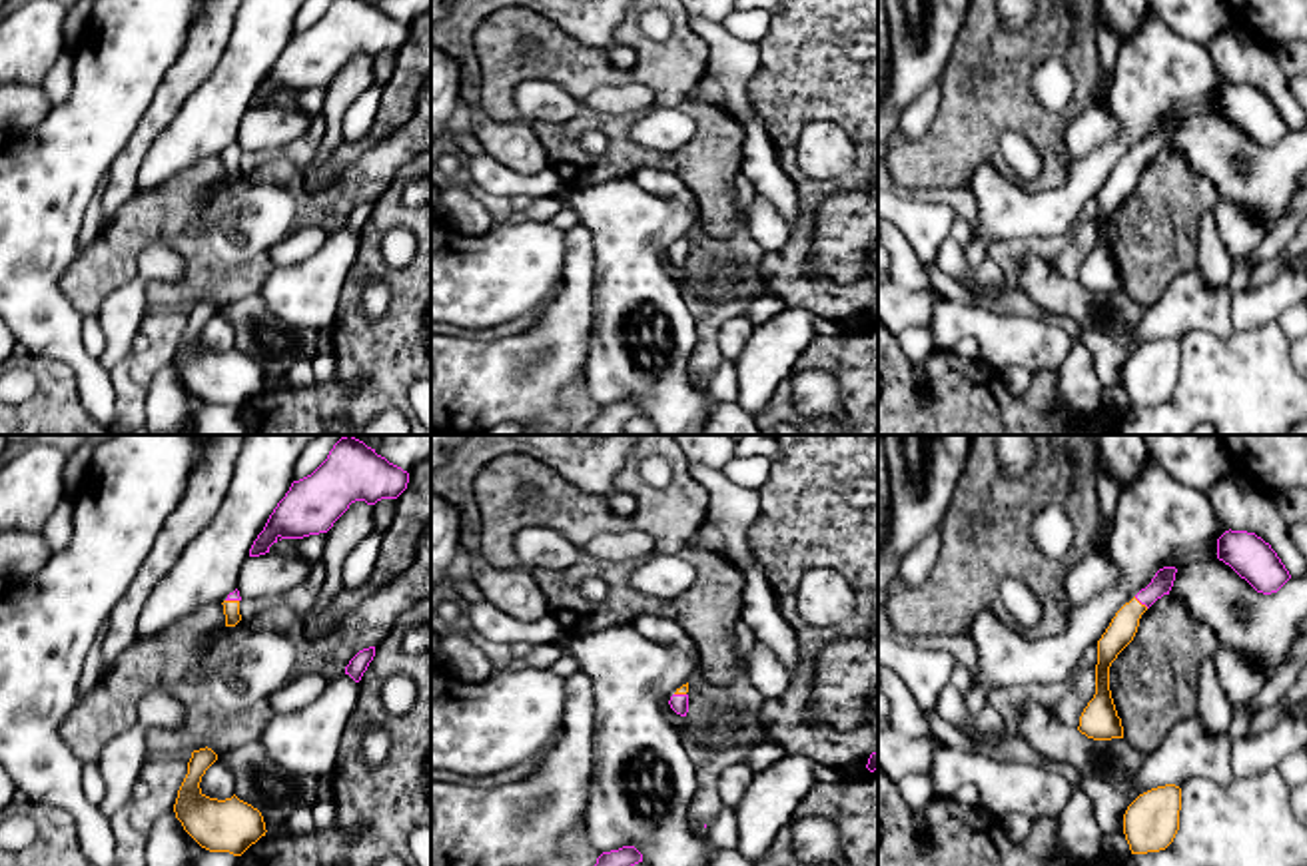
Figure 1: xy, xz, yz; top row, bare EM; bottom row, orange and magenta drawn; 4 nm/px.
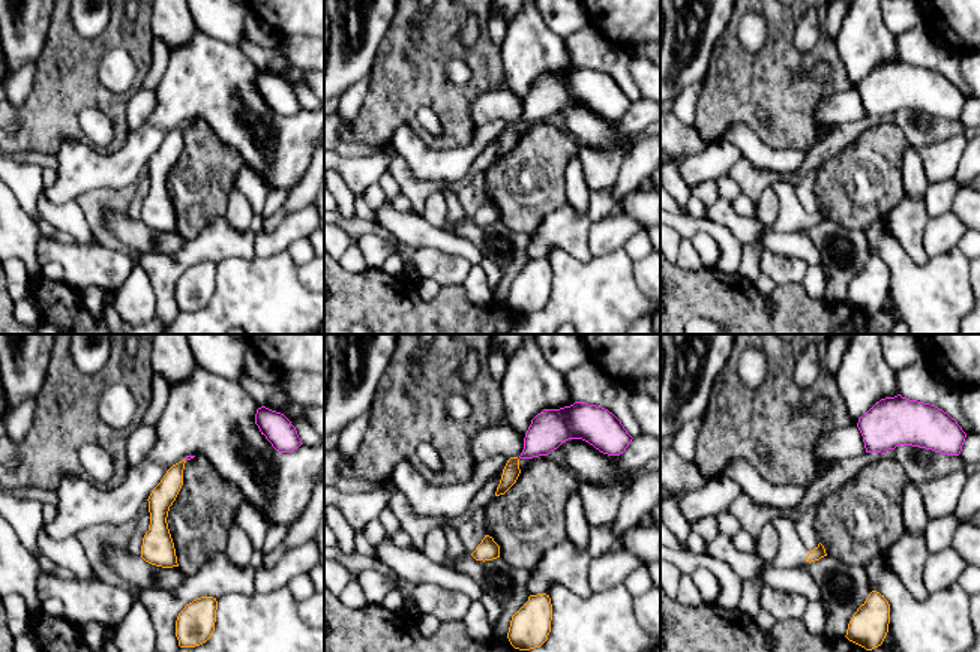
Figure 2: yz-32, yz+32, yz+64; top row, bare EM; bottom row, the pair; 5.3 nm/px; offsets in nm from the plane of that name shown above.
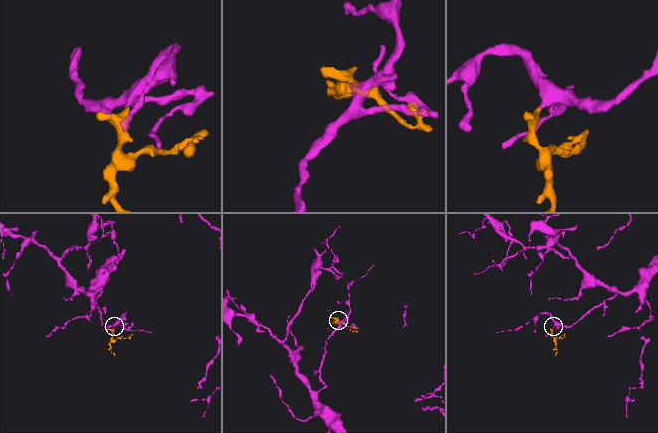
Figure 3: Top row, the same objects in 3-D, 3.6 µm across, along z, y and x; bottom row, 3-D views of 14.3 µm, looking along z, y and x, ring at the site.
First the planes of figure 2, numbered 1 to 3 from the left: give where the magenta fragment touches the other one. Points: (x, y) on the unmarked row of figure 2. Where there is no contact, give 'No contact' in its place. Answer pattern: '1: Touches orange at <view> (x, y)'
1: No contact
2: No contact
3: No contact

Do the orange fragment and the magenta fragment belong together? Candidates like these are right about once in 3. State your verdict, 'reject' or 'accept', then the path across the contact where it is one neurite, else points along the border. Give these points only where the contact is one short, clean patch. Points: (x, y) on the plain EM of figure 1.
accept | across yz (1122, 182), (1128, 168), (1140, 156), (1162, 136)

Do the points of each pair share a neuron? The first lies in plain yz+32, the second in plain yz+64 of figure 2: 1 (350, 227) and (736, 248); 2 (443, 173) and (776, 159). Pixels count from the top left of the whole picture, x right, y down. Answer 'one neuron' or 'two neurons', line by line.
1: one neuron
2: one neuron

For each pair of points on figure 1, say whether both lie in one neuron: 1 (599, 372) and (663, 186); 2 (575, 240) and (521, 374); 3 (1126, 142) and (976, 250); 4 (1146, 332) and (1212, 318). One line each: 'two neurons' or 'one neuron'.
1: two neurons
2: one neuron
3: one neuron
4: one neuron

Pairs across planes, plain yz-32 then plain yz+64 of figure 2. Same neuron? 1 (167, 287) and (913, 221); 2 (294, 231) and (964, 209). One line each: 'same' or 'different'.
1: same
2: different

